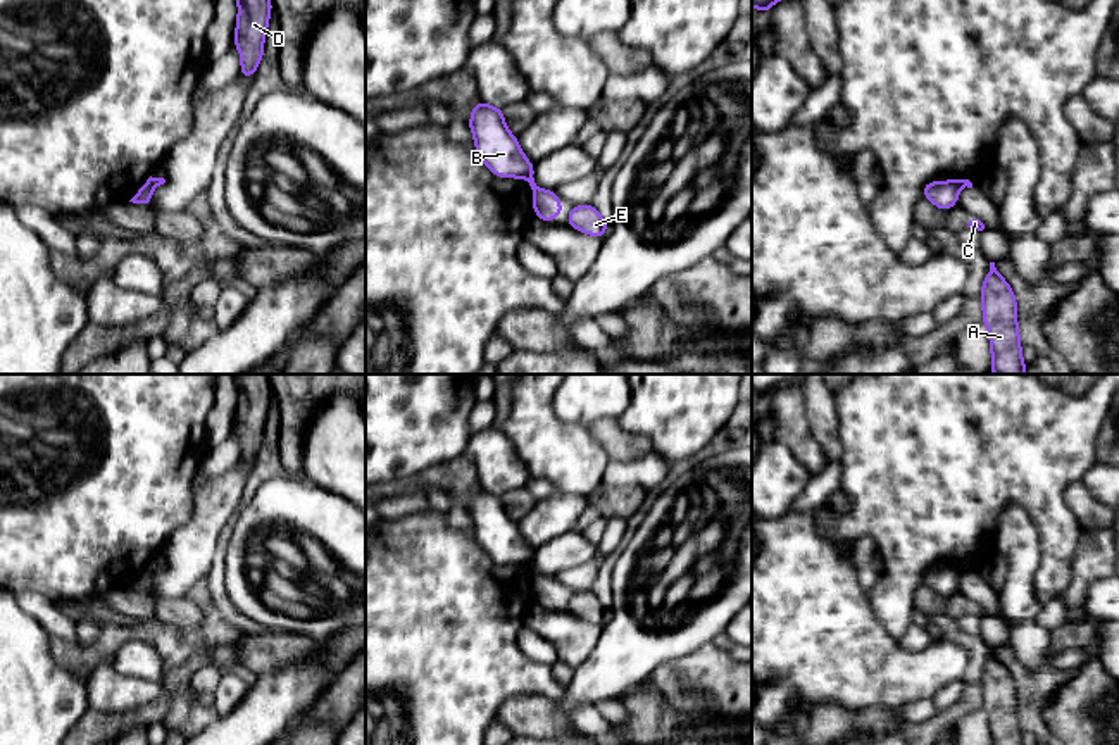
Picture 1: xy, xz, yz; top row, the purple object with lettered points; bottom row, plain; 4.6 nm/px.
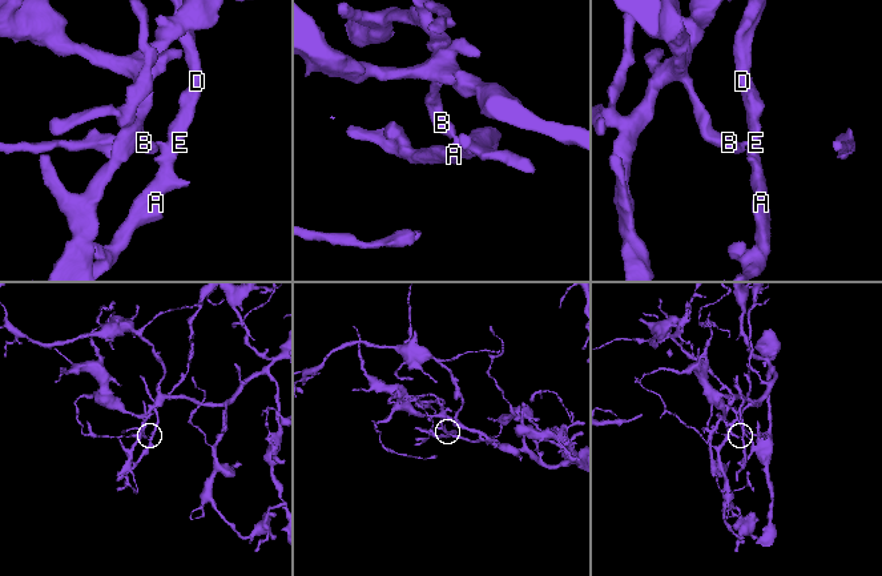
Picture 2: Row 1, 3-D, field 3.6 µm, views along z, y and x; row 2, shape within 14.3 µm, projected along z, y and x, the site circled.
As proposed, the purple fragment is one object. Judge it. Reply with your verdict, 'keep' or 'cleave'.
cleave

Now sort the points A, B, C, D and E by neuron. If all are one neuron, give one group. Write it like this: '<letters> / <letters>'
A C D E / B

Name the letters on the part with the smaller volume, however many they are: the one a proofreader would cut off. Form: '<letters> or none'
A, C, D, E

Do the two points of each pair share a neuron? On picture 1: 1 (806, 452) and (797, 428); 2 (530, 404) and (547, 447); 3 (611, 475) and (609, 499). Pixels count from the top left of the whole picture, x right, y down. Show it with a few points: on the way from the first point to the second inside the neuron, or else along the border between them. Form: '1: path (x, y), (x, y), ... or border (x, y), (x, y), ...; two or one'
1: path (806, 447), (797, 433); one
2: path (531, 414), (531, 425), (540, 437); one
3: border (602, 483), (640, 485), (647, 490); two

